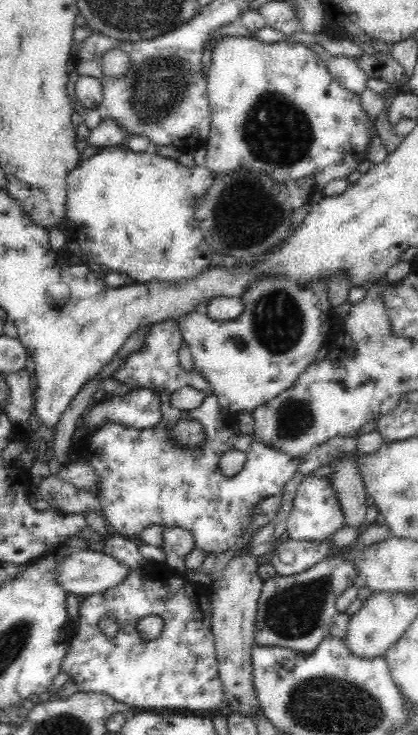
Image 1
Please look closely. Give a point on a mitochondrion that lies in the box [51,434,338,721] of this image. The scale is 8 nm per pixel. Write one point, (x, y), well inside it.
(293, 612)

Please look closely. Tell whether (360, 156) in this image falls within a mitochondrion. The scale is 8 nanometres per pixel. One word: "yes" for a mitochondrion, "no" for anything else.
no

